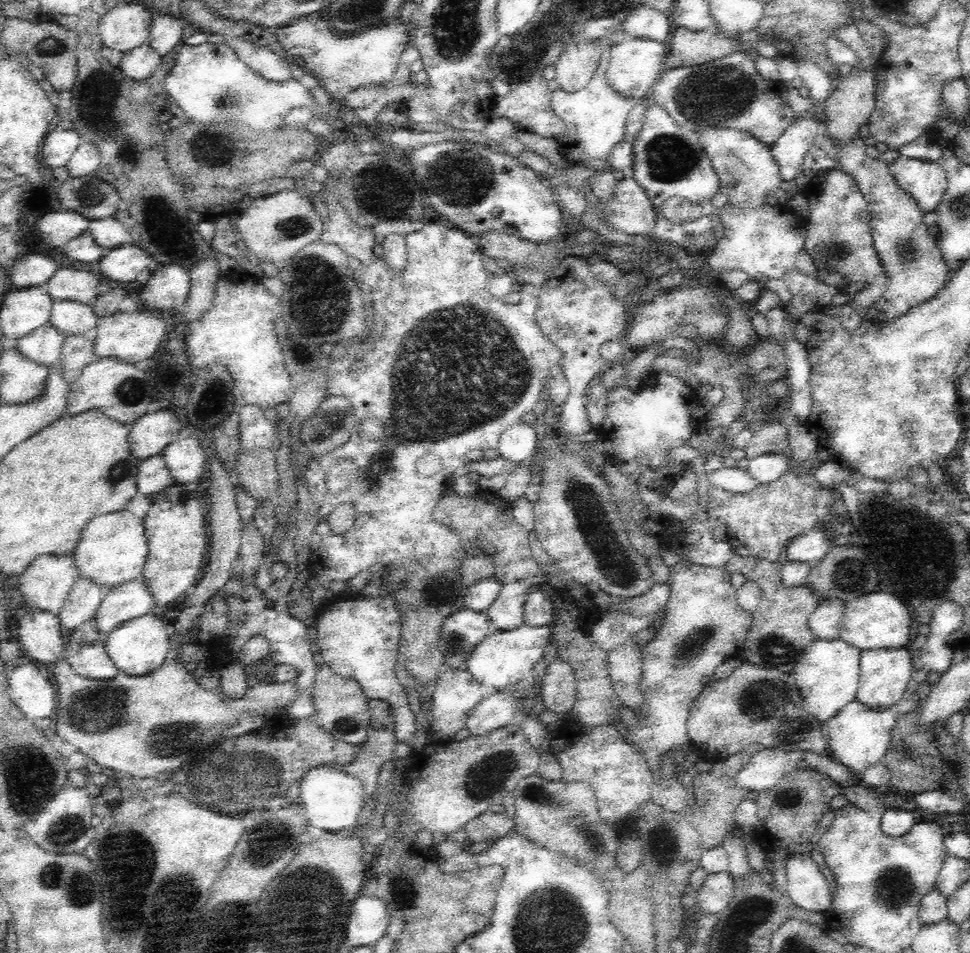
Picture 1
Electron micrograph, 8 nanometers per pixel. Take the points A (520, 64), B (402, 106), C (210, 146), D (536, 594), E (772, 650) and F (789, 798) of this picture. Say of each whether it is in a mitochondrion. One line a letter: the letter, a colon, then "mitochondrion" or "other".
A: mitochondrion
B: other
C: mitochondrion
D: other
E: mitochondrion
F: mitochondrion

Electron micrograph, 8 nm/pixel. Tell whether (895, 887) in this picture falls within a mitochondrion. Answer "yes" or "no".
yes

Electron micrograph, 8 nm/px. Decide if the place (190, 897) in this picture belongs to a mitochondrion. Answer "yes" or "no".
no

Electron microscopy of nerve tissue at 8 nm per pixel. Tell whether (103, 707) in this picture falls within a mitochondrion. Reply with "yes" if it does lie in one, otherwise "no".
yes

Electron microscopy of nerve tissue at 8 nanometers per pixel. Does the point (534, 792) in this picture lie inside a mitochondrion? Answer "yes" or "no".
yes

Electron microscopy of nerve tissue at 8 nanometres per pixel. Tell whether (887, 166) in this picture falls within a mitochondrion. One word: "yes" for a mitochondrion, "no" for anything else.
no

